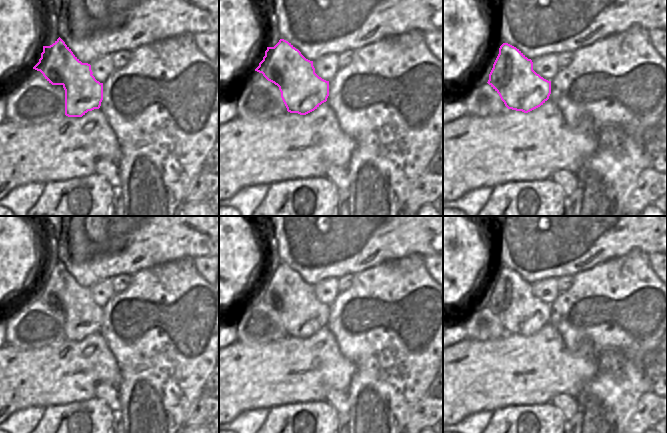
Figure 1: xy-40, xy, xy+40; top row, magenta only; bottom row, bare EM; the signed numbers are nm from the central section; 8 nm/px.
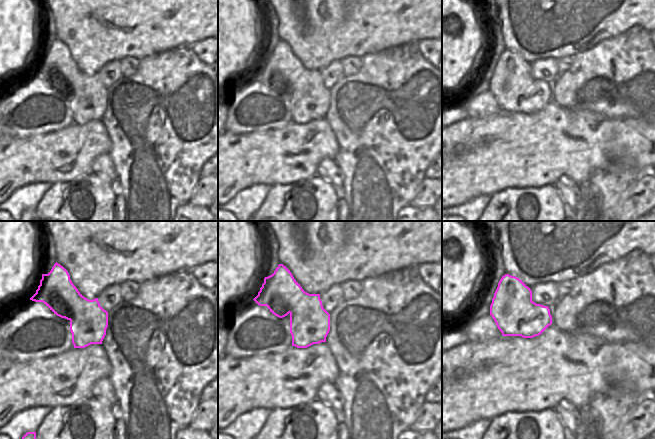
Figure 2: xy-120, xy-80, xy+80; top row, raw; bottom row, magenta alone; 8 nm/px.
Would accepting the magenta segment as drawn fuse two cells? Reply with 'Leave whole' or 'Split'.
Split.

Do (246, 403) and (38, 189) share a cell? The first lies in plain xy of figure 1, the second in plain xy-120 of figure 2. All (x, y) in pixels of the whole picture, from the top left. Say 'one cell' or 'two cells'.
two cells

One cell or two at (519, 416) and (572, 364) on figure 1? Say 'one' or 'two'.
two

